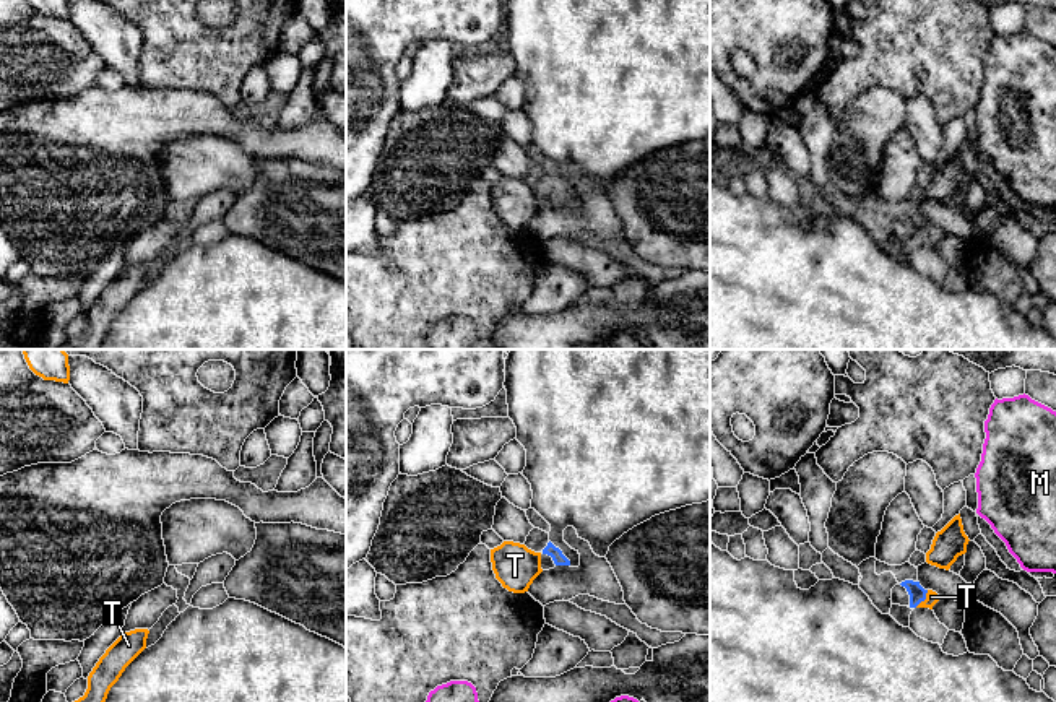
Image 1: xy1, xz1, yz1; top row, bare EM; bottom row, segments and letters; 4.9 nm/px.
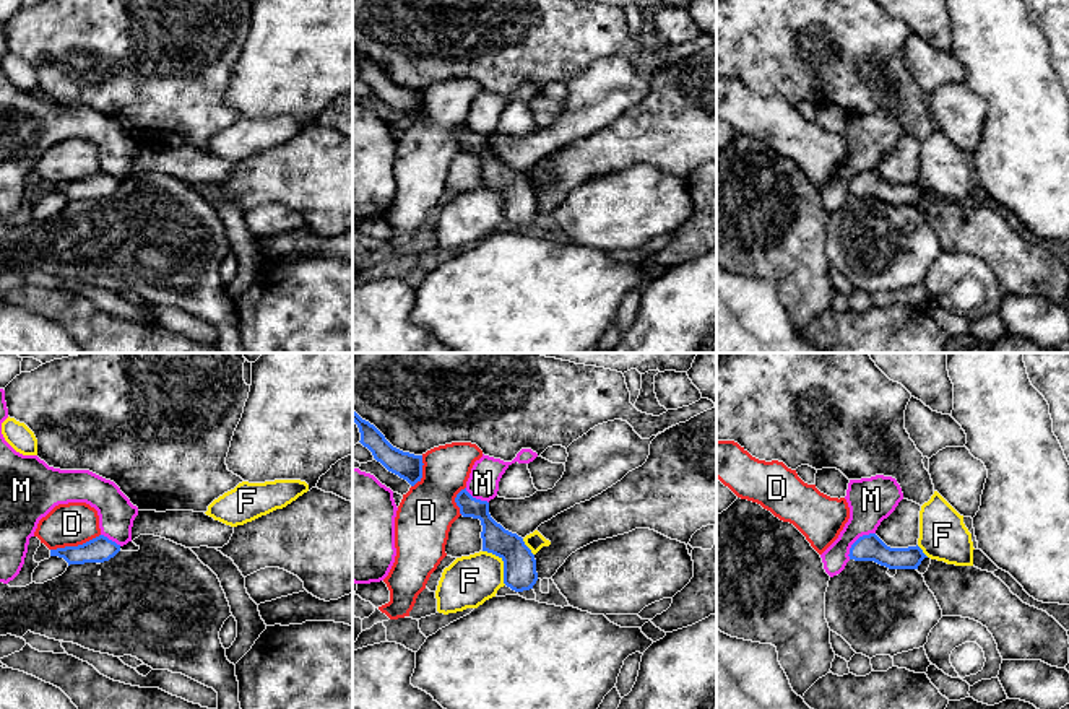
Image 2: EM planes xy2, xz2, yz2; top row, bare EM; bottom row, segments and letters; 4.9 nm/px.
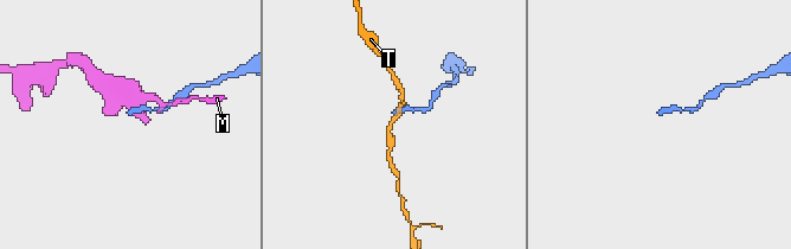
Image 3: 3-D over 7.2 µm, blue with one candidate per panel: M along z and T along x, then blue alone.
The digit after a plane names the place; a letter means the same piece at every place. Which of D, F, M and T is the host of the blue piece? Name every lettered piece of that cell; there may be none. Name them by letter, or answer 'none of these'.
none of these

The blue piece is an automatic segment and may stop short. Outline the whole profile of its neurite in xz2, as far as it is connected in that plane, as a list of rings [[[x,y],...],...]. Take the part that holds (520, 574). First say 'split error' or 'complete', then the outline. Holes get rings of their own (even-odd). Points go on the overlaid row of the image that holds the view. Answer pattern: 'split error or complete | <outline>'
complete | [[[466,488],[455,498],[463,517],[479,519],[483,551],[504,561],[504,584],[515,592],[533,589],[538,581],[536,559],[523,538],[505,530],[489,514],[489,502],[473,498]]]

